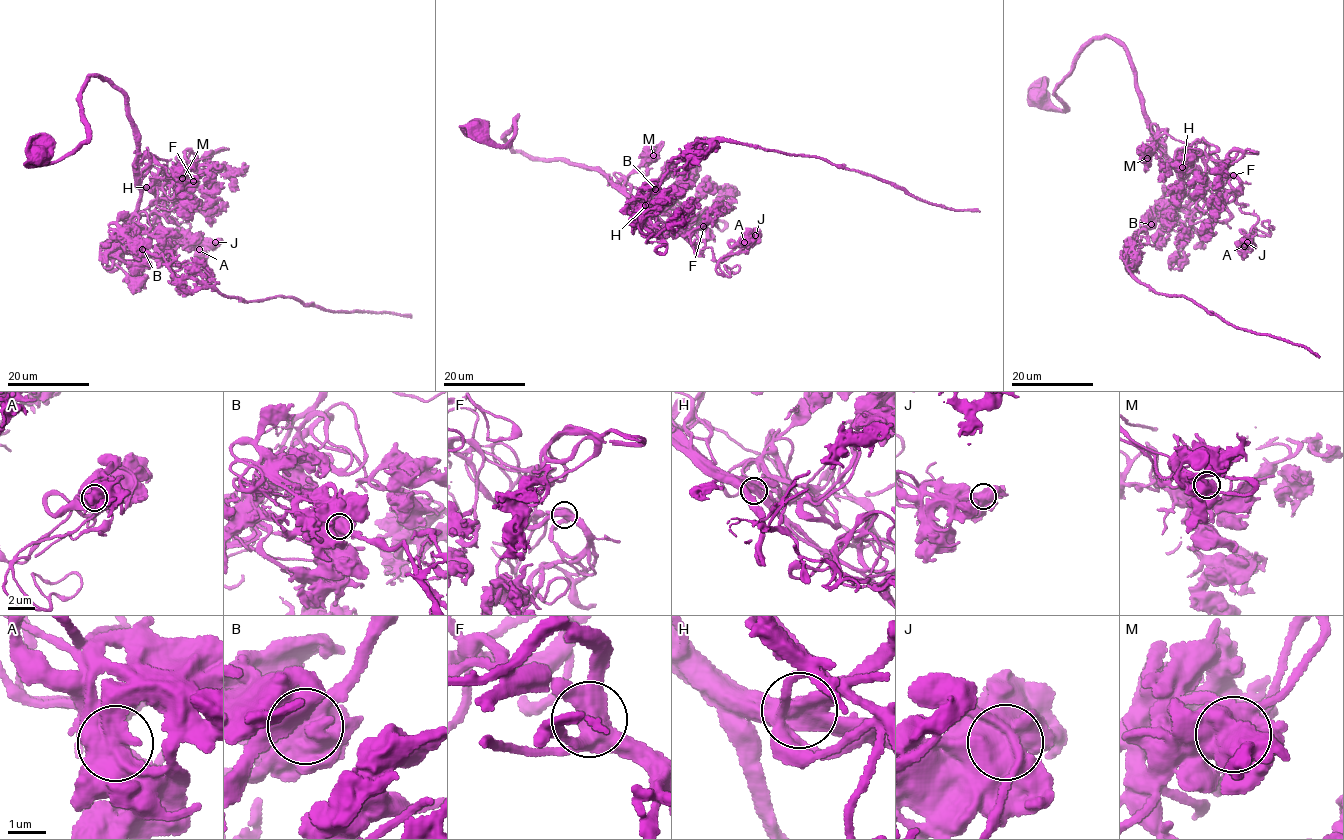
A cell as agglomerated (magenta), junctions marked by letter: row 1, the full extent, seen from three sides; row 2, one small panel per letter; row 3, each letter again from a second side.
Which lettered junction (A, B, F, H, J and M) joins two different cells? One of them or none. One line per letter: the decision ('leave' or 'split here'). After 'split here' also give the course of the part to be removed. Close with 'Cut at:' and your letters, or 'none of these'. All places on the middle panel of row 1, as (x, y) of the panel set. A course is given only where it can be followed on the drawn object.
A: leave
B: split here | (655, 189), (673, 159), (690, 146), (725, 139), (816, 155), (904, 188), (930, 203), (980, 211)
F: leave
H: leave
J: leave
M: leave
Cut at: B

